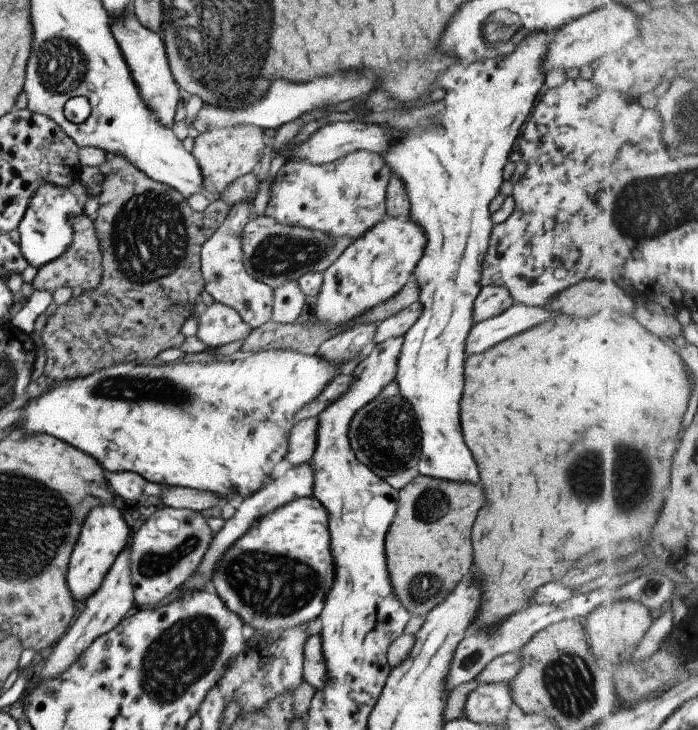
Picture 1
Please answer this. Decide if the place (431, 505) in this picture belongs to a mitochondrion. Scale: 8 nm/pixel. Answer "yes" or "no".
yes

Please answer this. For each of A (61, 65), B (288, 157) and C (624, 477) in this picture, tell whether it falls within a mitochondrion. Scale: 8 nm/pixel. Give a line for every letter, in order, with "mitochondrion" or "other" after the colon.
A: mitochondrion
B: other
C: mitochondrion

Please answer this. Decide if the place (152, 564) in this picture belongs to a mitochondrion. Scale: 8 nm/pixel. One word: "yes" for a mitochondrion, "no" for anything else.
yes

